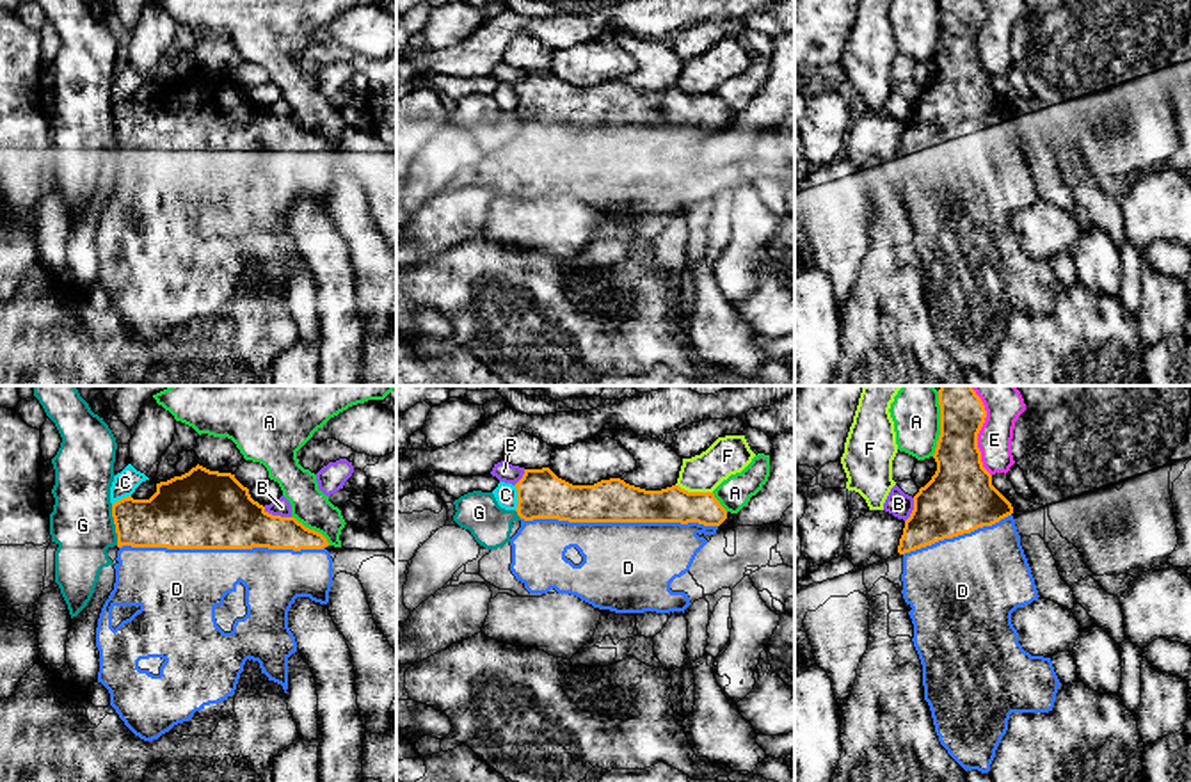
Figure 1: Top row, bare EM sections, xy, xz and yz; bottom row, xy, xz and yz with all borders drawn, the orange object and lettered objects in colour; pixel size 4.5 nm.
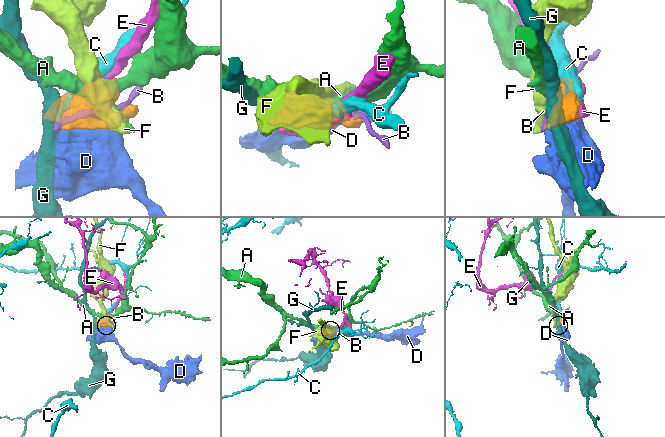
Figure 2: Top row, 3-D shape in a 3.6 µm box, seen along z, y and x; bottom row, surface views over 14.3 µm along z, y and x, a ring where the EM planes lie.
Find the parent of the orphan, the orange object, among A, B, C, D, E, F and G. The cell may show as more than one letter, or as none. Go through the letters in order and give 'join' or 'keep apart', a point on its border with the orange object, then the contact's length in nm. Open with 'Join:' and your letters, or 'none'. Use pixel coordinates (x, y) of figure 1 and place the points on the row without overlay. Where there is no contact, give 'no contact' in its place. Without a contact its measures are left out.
Join: D
A: keep apart | yz (941, 29) | 260 nm
B: keep apart | xy (278, 118) | 140 nm
C: keep apart | xz (518, 100) | 110 nm
D: join | xy (223, 150) | 950 nm
E: keep apart | yz (976, 39) | 360 nm
F: keep apart | xz (694, 95) | 170 nm
G: keep apart | xy (114, 125) | 190 nm

